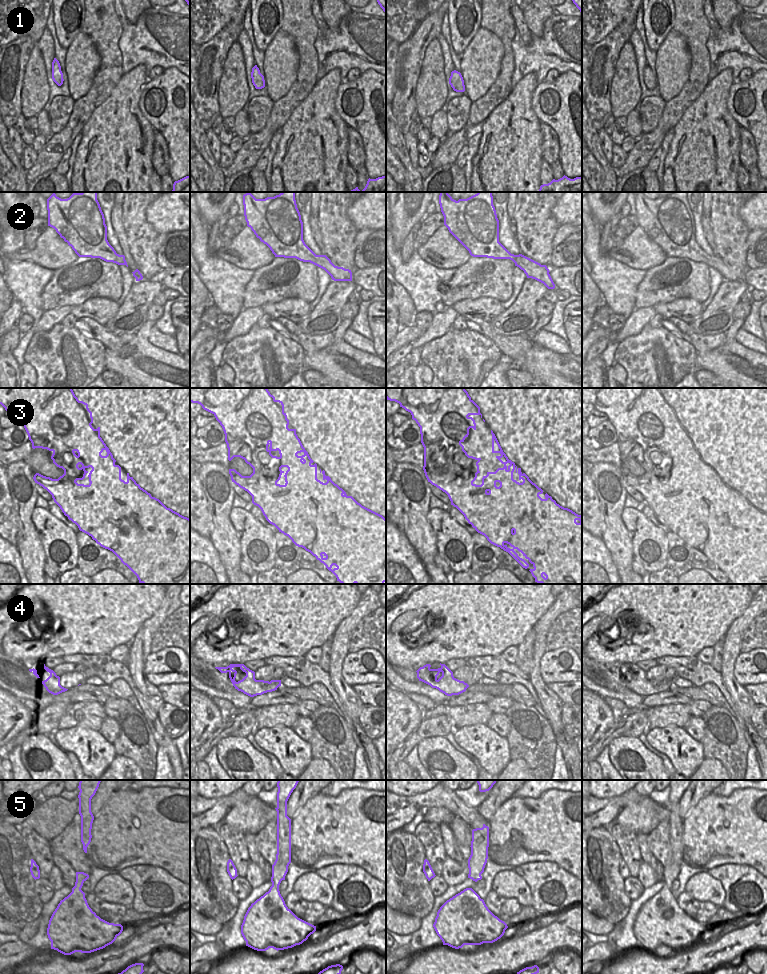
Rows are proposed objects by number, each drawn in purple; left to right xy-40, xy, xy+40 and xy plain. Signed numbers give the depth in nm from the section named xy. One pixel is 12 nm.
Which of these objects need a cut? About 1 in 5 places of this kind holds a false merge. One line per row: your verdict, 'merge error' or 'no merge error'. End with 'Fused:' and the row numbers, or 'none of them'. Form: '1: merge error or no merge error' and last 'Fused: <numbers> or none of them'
1: no merge error
2: no merge error
3: no merge error
4: merge error
5: no merge error
Fused: 4

